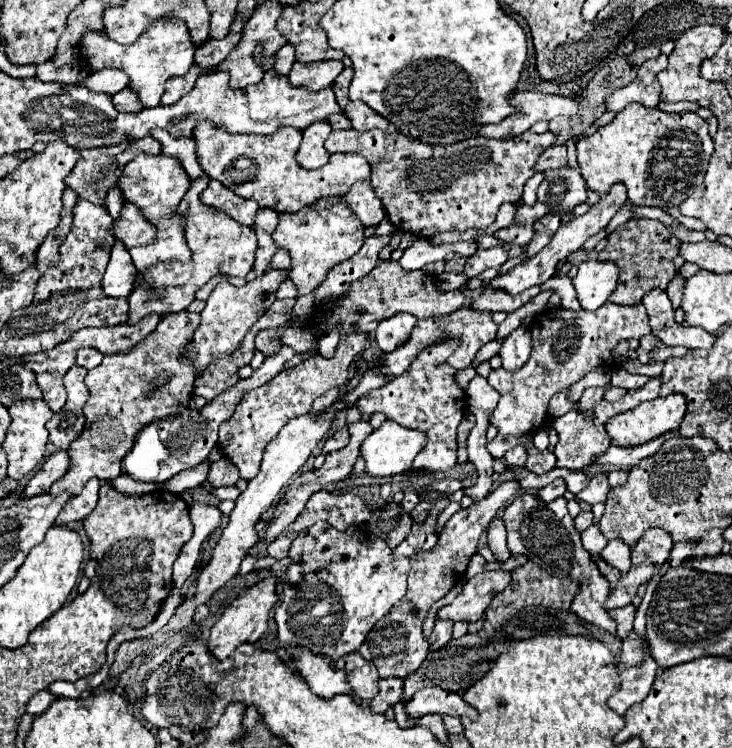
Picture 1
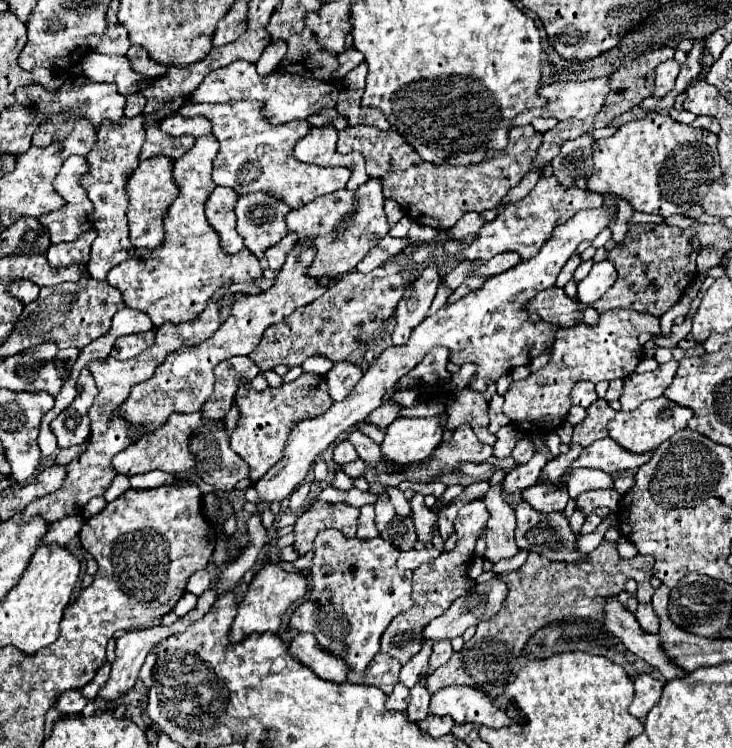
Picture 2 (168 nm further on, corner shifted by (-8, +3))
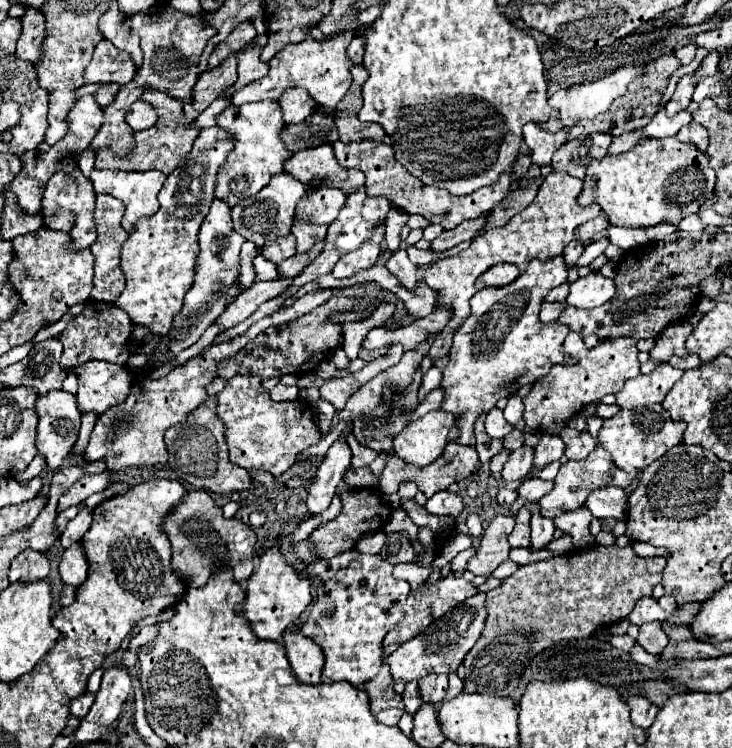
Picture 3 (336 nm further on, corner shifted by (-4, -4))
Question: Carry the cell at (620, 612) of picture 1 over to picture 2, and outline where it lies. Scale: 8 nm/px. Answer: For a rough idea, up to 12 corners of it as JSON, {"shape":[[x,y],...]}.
{"shape":[[640,603],[636,619],[646,633],[658,633],[652,603]]}

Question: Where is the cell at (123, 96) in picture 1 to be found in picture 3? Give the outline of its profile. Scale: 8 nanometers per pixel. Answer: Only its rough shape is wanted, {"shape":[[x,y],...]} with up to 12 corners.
{"shape":[[138,100],[126,112],[132,130],[150,128],[156,122],[156,110]]}

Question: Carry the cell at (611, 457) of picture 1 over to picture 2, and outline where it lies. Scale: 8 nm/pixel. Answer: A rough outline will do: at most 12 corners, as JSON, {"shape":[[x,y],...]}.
{"shape":[[604,437],[582,449],[572,467],[562,473],[566,487],[576,467],[616,475],[638,469],[650,453],[628,453]]}

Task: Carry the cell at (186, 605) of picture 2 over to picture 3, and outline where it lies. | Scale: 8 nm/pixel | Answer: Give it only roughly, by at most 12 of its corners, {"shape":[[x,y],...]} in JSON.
{"shape":[[158,625],[143,627],[131,639],[128,648],[136,650],[153,640]]}

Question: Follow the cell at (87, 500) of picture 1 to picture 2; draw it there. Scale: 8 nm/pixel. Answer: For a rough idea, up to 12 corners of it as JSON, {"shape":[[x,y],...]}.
{"shape":[[64,517],[52,523],[42,545],[68,545],[78,535],[84,519]]}

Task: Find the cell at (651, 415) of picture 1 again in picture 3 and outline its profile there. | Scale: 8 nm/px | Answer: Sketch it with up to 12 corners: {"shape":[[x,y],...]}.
{"shape":[[662,404],[620,410],[598,442],[630,472],[680,444]]}

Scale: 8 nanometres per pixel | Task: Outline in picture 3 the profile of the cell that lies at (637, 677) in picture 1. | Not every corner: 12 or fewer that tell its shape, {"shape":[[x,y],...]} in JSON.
{"shape":[[644,696],[628,698],[630,720],[648,730],[658,706]]}

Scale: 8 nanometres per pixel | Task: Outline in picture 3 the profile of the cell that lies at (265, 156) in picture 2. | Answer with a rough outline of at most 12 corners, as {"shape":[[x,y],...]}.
{"shape":[[278,102],[230,104],[234,138],[214,194],[228,206],[260,192],[290,152]]}

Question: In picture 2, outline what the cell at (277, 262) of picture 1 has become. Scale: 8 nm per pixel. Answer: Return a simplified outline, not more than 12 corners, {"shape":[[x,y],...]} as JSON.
{"shape":[[288,233],[280,243],[266,251],[270,269],[278,271],[292,245],[296,233]]}

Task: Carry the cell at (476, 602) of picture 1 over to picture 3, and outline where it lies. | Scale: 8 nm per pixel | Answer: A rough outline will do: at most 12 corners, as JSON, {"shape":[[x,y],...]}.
{"shape":[[476,594],[386,662],[394,682],[460,666],[486,622]]}

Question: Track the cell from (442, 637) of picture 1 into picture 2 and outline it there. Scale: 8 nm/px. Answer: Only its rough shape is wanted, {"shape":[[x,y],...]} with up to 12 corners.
{"shape":[[438,641],[430,655],[428,675],[446,665],[452,655],[450,641]]}

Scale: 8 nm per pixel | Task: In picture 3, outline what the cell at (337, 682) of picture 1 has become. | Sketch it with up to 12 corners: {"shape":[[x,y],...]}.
{"shape":[[300,632],[284,634],[294,676],[320,684],[322,648]]}

